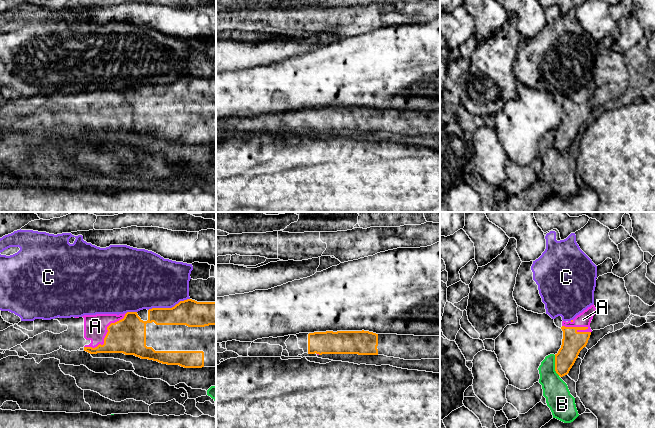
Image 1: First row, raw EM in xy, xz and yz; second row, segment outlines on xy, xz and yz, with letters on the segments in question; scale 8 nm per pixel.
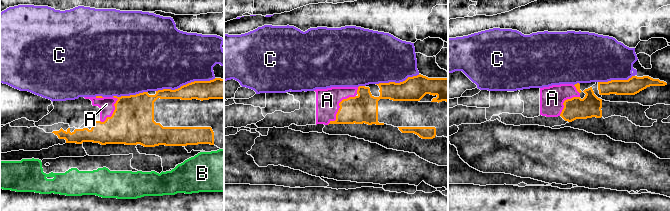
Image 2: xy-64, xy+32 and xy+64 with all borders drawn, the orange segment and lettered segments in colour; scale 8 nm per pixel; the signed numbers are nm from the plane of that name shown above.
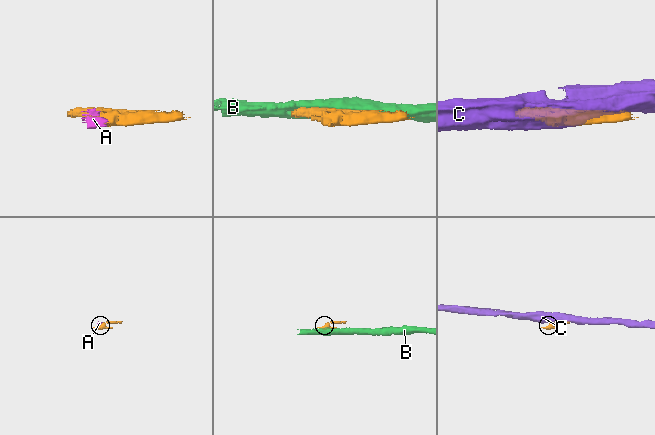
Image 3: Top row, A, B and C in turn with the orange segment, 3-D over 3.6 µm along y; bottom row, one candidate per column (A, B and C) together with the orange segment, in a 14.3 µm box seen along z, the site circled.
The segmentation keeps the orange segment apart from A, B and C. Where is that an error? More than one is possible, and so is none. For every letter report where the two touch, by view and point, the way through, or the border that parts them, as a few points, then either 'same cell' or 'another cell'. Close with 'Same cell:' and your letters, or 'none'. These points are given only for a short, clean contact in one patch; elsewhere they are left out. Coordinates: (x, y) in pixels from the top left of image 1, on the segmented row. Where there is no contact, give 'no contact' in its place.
A: xy (106, 335) | same cell
B: yz (555, 365) | another cell
C: xy (168, 308) | another cell
Same cell: A

